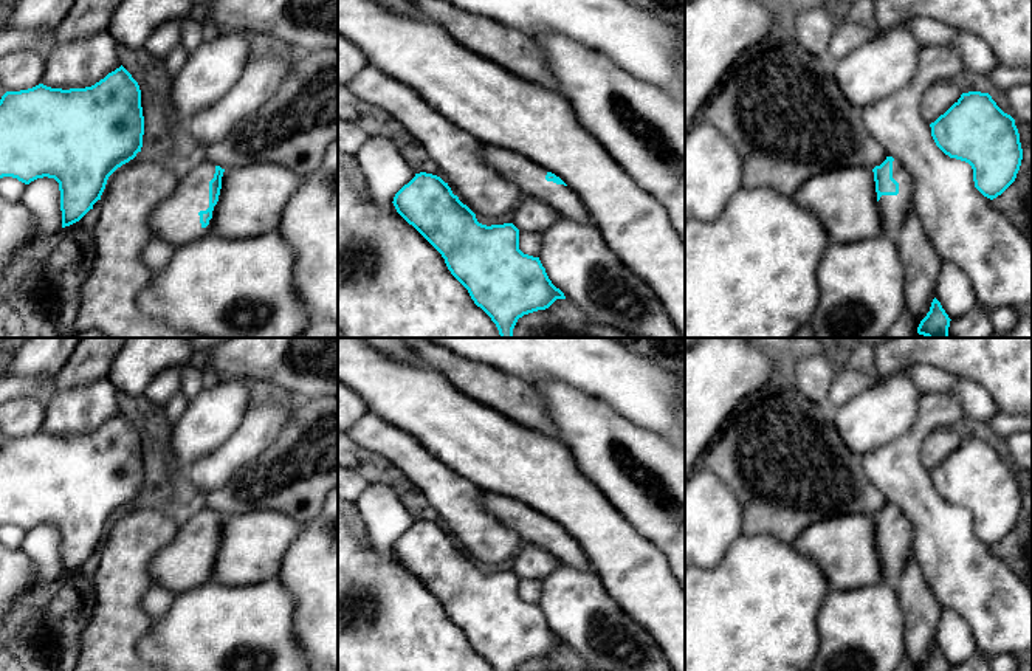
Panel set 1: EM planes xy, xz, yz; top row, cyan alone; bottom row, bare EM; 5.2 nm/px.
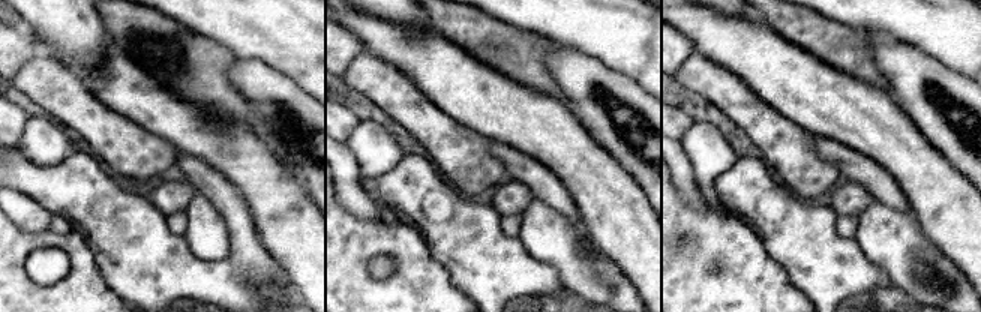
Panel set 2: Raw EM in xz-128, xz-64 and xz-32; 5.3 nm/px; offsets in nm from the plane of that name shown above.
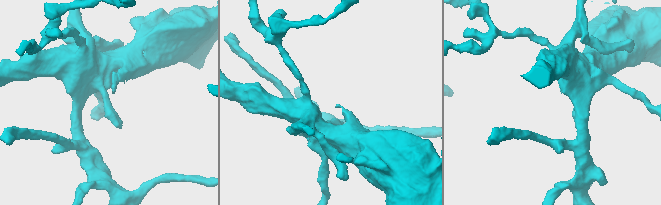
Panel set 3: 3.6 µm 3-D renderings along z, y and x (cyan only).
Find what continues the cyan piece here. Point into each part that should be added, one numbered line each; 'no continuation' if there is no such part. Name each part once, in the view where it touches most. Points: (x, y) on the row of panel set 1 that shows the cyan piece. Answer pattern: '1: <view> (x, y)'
1: xy (175, 220)

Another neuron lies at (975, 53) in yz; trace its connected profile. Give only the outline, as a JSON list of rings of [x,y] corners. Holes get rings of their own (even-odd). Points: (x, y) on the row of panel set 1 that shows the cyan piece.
[[[961,31],[947,46],[959,54],[964,68],[978,74],[987,74],[1001,65],[987,42],[972,33]]]

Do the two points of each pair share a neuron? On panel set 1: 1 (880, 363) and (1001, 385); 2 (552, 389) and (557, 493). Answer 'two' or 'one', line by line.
1: one
2: two

